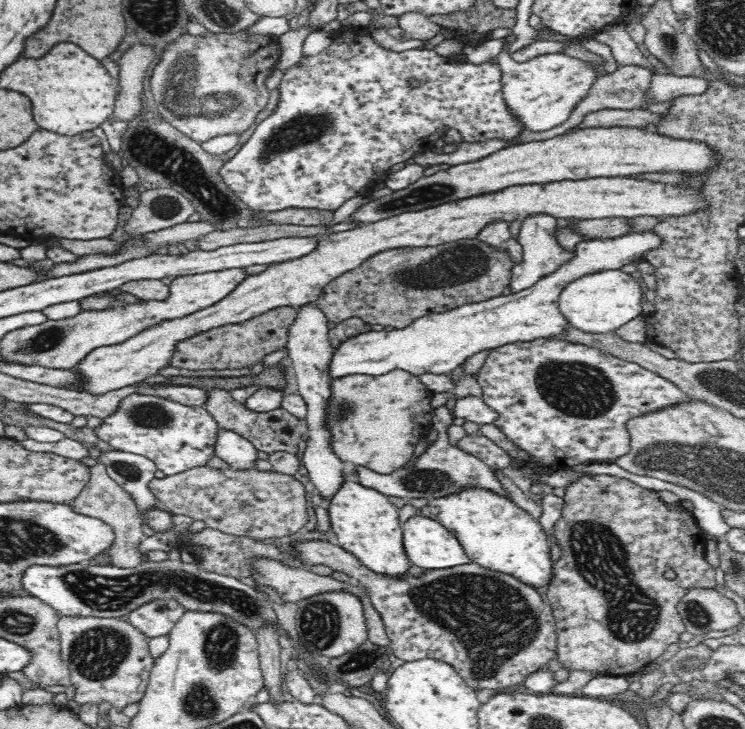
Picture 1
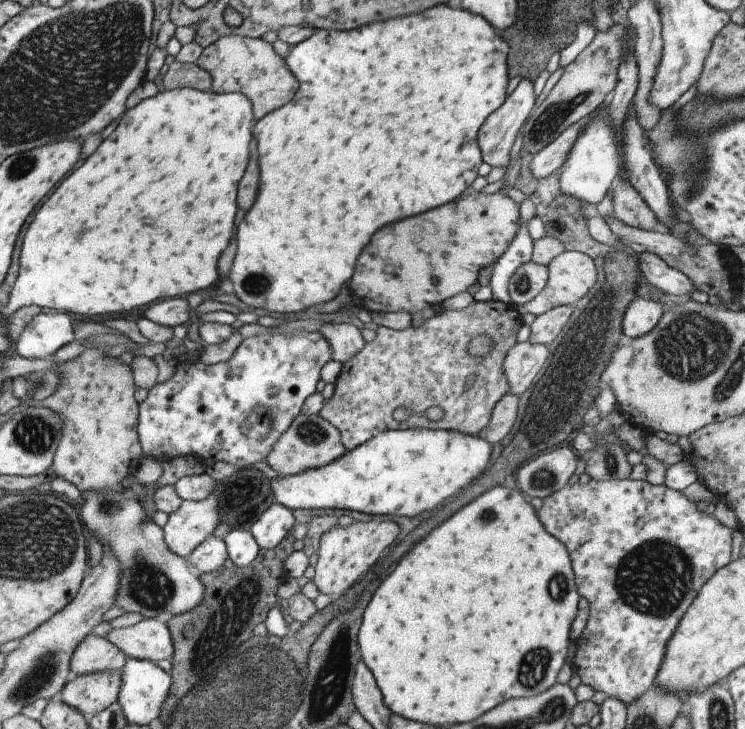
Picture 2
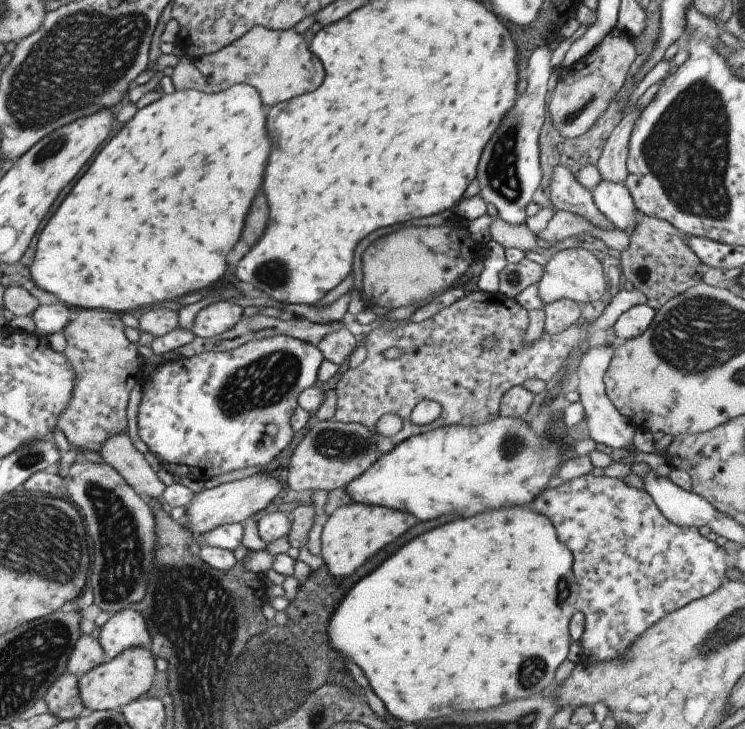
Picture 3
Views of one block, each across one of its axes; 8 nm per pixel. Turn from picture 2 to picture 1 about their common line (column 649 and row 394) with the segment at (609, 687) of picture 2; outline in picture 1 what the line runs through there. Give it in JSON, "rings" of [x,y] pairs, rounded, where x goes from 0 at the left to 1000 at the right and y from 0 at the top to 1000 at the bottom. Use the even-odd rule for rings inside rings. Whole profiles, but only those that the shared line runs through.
{"rings":[[[719,465],[711,471],[685,471],[674,476],[658,480],[650,502],[640,513],[640,523],[644,525],[647,540],[646,546],[660,562],[670,569],[664,573],[662,583],[668,586],[698,617],[710,623],[713,631],[726,634],[732,639],[738,639],[742,645],[760,645],[773,639],[773,636],[797,636],[797,635],[821,635],[832,626],[838,626],[846,620],[846,594],[840,588],[844,576],[870,568],[870,565],[881,565],[913,551],[923,551],[928,543],[913,535],[905,525],[883,516],[879,510],[846,497],[844,494],[832,494],[820,486],[813,486],[801,477],[795,477],[784,472],[766,471],[757,465]]]}

